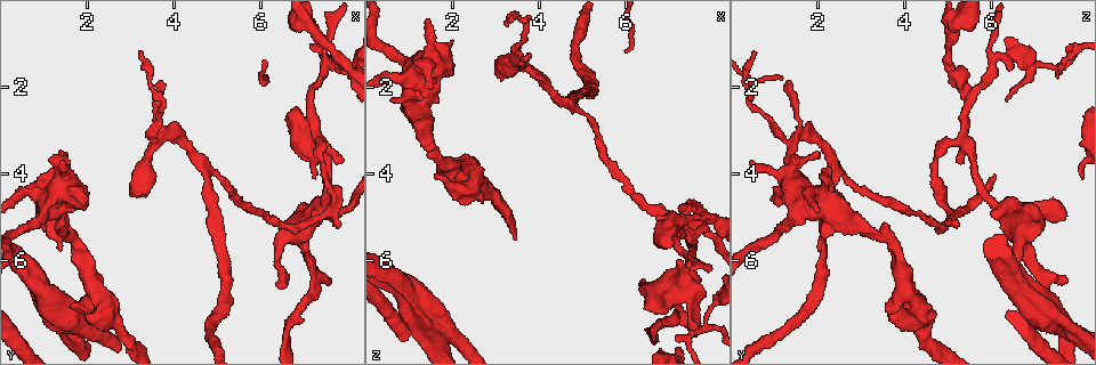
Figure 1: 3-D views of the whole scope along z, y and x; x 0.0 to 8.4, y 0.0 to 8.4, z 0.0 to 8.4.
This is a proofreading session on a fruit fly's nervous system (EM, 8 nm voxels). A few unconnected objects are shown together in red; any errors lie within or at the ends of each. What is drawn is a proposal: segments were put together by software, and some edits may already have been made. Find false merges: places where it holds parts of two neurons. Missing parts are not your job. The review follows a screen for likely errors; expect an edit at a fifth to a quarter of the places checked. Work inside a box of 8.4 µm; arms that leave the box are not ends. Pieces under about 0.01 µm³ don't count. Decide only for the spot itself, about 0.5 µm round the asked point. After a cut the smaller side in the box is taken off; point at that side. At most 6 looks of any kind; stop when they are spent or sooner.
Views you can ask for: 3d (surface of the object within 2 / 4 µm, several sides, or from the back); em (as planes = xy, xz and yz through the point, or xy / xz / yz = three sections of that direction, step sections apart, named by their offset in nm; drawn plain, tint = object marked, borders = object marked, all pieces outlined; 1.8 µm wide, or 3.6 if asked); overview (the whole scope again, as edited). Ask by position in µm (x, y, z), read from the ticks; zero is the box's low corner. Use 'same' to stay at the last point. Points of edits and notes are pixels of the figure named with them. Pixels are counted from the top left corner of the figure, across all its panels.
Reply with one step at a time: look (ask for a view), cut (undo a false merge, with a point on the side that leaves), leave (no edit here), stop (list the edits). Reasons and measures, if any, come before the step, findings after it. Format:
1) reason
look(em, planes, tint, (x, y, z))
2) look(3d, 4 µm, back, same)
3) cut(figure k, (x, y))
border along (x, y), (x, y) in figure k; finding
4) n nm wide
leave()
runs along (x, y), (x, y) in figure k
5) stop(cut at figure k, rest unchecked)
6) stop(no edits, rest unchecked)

four or more arms meet
look(em, planes, tint, (3.65, 3.25, 1.45))

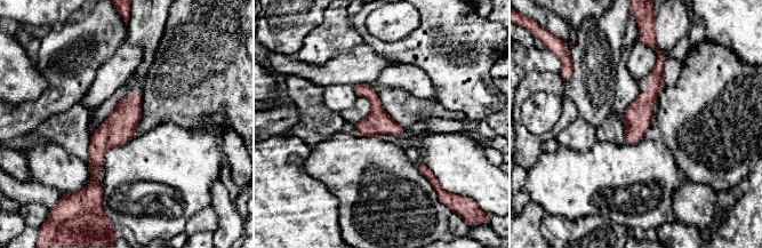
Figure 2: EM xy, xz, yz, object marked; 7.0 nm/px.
leave()
runs along (138, 98), (99, 144), (93, 181) in figure 2; continuous, no second neuron

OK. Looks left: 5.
arms part here
look(em, 3.6 µm, xz, step 16, tint, (1.05, 4.70, 1.90))

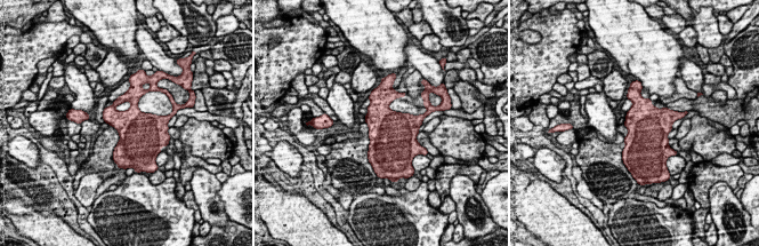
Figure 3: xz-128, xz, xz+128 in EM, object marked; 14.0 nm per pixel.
look(em, 3.6 µm, planes, tint, same)

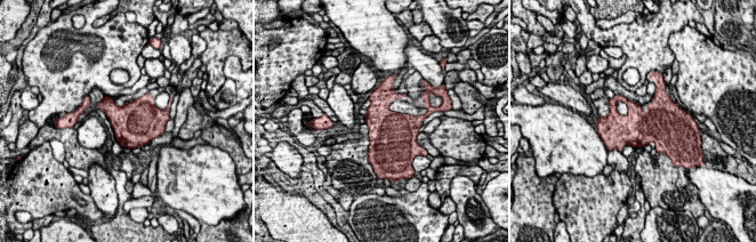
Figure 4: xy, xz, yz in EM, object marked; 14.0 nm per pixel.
550 nm wide
leave()
all the same neuron

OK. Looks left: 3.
look(3d, 2 µm, (2.15, 6.85, 4.10))

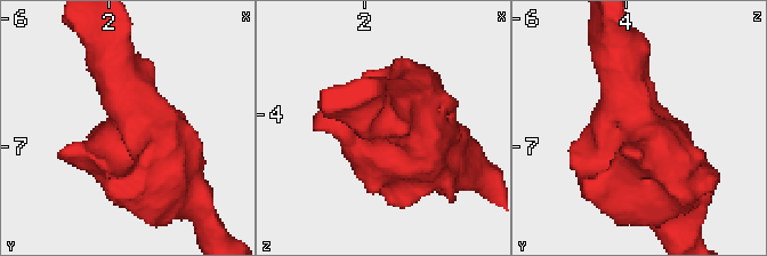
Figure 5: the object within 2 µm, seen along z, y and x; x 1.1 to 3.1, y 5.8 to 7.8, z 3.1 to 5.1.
look(em, planes, tint, (2.14, 6.86, 4.10))

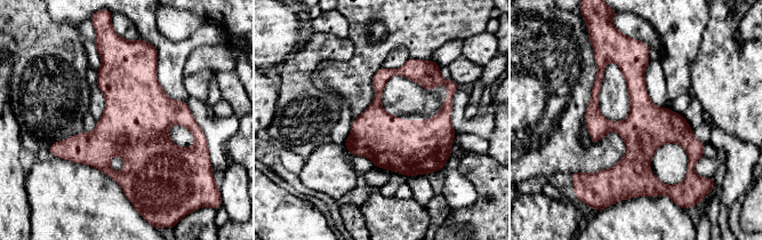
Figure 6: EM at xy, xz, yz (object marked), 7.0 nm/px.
leave()
runs along (632, 52), (640, 102), (643, 189) in figure 6; continuous, no second neuron

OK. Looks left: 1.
stop(no edits, rest unchecked)

